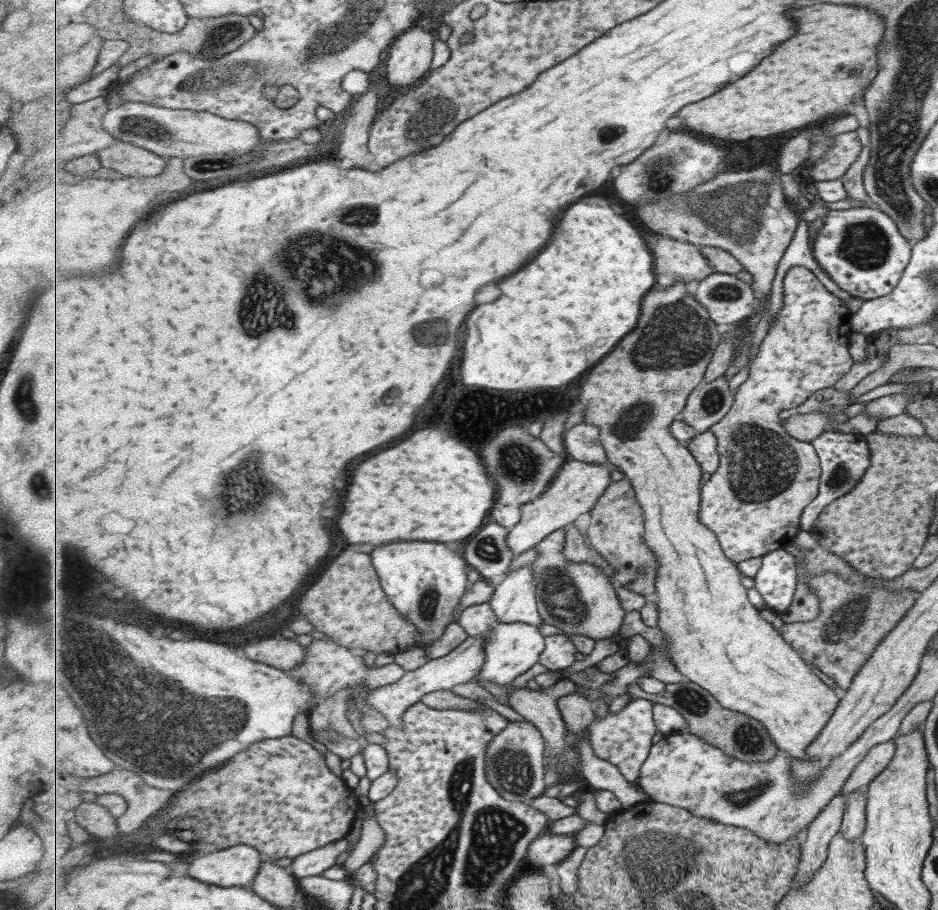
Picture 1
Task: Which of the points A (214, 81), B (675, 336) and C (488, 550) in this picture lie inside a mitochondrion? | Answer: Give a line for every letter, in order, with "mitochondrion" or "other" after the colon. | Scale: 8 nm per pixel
A: mitochondrion
B: mitochondrion
C: mitochondrion

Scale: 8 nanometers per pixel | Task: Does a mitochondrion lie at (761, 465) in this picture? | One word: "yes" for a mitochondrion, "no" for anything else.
yes

